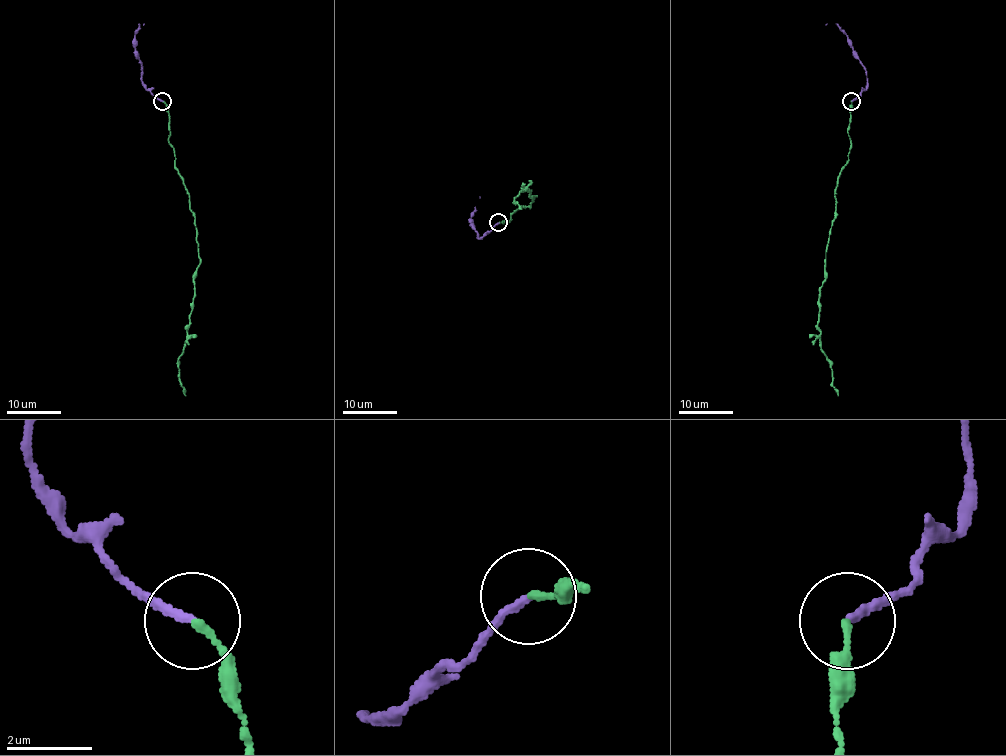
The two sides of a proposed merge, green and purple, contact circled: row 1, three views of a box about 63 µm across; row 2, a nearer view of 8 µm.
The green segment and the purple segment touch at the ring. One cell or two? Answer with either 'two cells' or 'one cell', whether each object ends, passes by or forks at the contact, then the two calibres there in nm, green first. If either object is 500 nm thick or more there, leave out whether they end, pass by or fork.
one cell | green ends | purple ends | 150/180 nm

